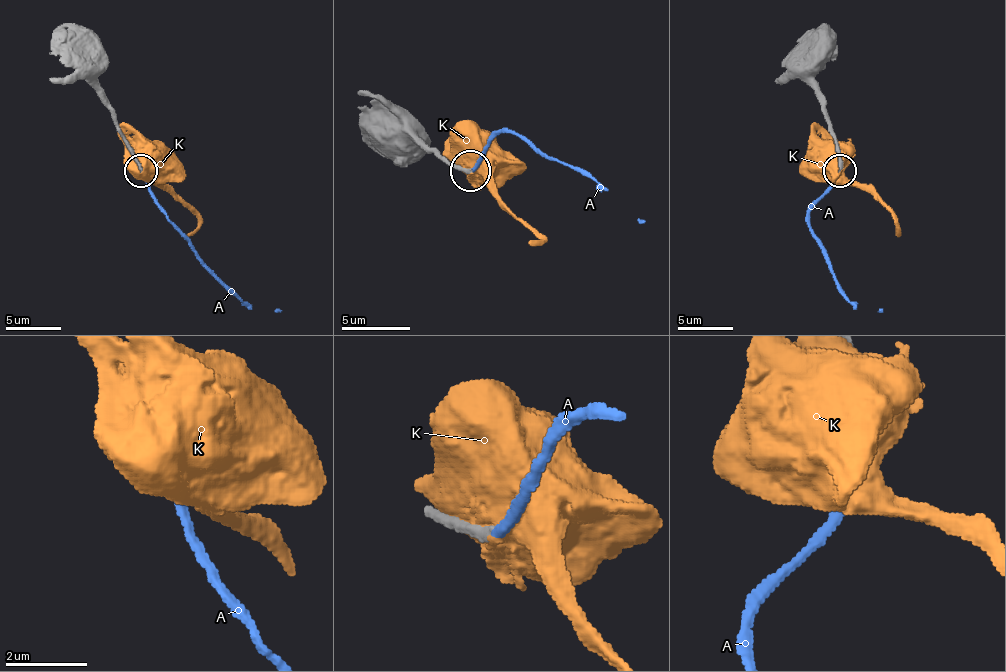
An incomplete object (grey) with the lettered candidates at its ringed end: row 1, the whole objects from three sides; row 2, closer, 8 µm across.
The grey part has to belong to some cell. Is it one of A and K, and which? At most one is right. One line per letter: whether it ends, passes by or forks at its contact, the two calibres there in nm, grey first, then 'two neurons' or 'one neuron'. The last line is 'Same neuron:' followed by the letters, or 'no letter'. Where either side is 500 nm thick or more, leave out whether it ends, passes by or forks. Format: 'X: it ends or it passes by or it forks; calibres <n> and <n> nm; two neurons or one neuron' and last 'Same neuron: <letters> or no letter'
A: it ends; calibres 280 and 260 nm; one neuron
K: calibres 280 and 1000 nm; two neurons
Same neuron: A

